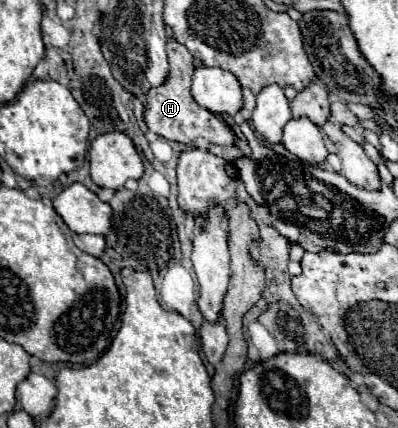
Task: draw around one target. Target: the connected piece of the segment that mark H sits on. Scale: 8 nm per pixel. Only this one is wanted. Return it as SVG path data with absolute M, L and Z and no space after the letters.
M169 40L167 56L169 56L169 74L167 74L165 82L147 92L147 104L145 104L145 112L143 112L143 120L145 120L147 128L167 140L175 140L175 142L183 142L183 144L191 144L197 138L205 138L213 144L233 144L235 136L233 136L231 128L221 120L221 116L201 108L189 92L191 76L195 70L195 60L189 54L189 50L183 44L179 44L177 40Z

